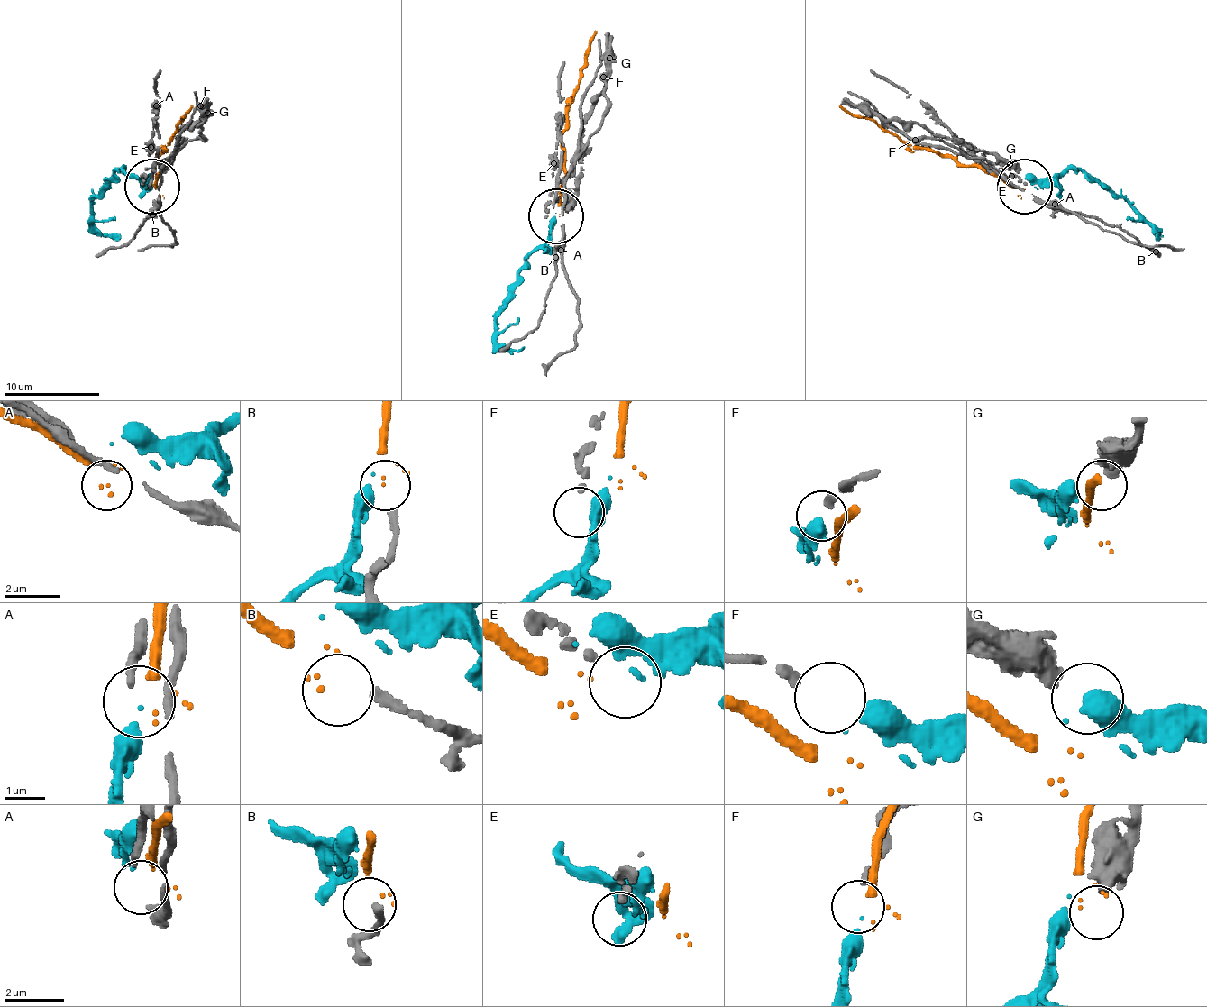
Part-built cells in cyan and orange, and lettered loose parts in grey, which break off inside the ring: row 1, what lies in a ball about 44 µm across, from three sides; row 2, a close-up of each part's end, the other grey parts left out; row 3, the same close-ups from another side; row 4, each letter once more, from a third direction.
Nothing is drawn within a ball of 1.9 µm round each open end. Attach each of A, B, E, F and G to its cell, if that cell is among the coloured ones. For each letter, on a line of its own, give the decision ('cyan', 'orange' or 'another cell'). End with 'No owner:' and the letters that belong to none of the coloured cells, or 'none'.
A: another cell
B: orange
E: another cell
F: cyan
G: another cell
No owner: A, E, G

